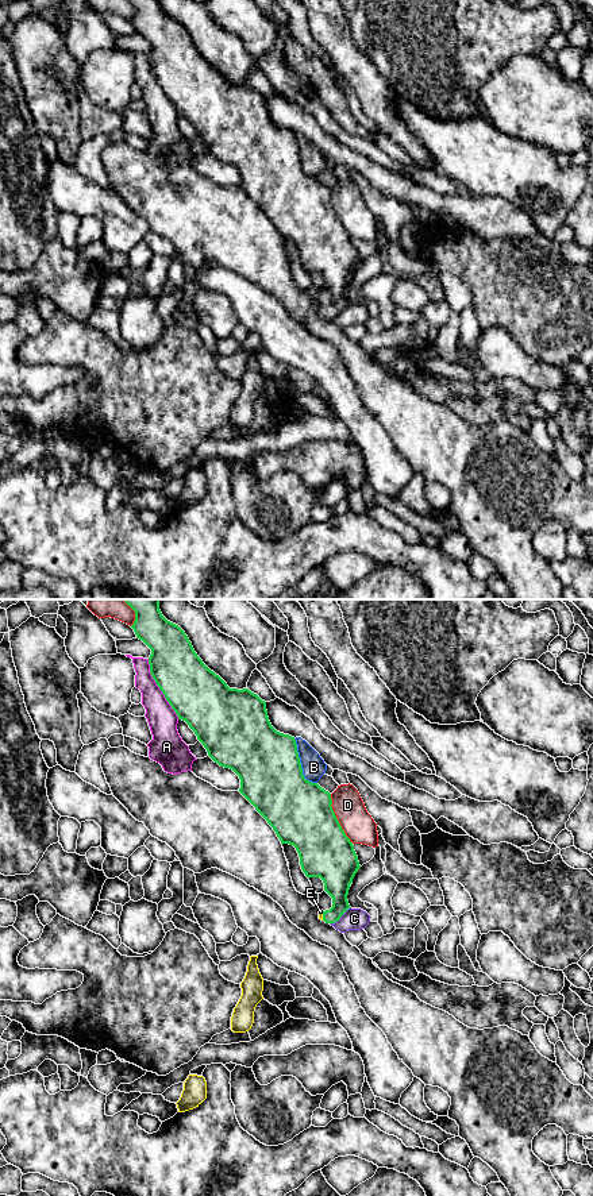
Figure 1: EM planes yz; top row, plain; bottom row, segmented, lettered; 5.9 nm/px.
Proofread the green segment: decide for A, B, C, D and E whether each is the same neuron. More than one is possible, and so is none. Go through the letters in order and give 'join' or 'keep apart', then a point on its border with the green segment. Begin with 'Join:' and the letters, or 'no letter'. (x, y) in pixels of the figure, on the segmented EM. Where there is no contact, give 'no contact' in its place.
Join: E
A: keep apart | yz (160, 689)
B: keep apart | yz (300, 764)
C: keep apart | yz (339, 918)
D: keep apart | yz (337, 818)
E: join | yz (323, 915)

